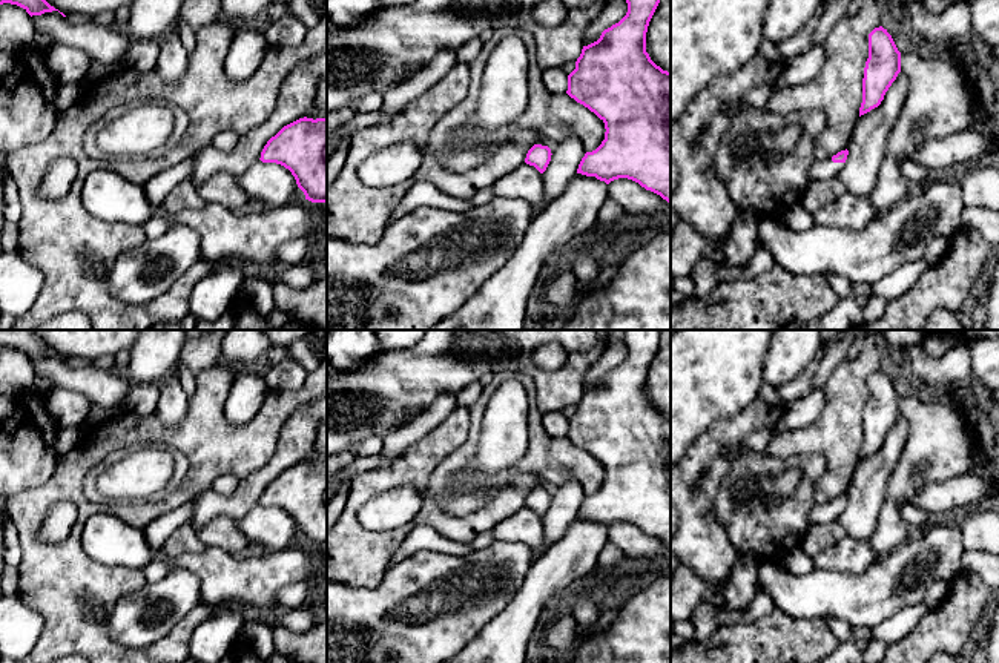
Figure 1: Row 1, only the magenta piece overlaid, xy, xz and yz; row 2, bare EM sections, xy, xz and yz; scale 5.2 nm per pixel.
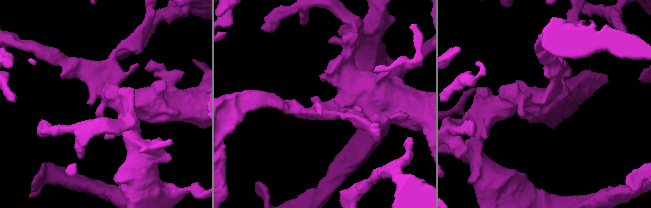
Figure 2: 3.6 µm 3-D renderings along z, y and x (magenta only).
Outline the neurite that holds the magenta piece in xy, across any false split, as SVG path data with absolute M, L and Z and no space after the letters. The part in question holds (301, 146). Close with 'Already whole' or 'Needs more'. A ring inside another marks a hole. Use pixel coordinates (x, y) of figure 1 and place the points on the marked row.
M304 117L284 126L259 160L288 169L305 200L327 203L327 118Z. Already whole

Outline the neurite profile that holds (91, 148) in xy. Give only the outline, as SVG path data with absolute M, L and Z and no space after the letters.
M124 104L112 107L106 112L98 121L92 123L84 135L84 152L91 158L106 158L97 144L97 135L101 129L104 129L112 120L126 114L135 104Z

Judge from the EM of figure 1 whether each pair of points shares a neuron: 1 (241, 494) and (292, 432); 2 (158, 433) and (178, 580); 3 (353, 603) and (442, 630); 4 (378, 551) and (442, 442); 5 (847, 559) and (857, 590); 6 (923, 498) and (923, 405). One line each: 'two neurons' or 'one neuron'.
1: one neuron
2: two neurons
3: one neuron
4: one neuron
5: two neurons
6: two neurons

